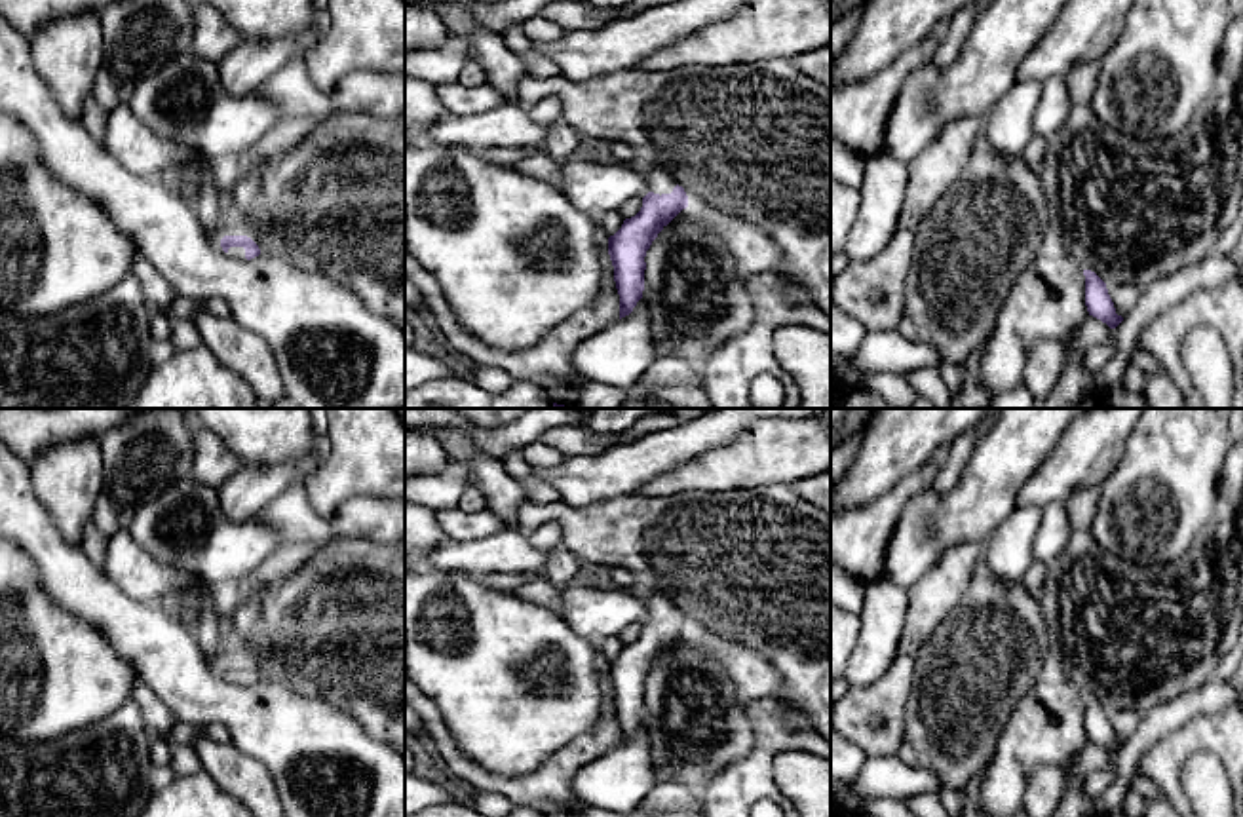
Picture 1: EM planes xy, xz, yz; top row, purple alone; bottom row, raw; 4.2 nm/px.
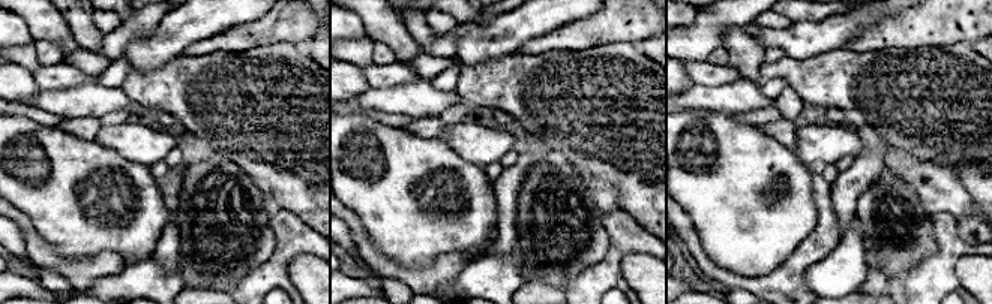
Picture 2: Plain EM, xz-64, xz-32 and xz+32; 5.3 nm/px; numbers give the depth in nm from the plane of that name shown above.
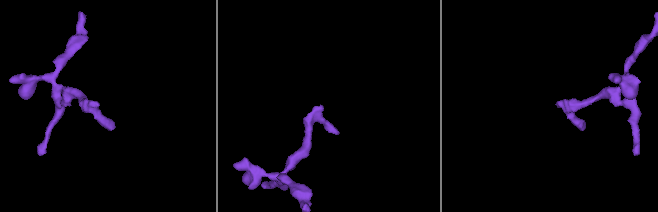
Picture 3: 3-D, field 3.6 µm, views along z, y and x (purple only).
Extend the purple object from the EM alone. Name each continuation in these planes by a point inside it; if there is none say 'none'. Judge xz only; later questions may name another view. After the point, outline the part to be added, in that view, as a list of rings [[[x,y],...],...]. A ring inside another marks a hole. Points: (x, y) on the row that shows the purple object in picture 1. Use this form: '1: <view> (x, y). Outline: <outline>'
1: xz (660, 181). Outline: [[[650,165],[650,173],[648,173],[648,186],[650,192],[654,194],[671,194],[673,188],[677,186],[675,179],[660,165]]]

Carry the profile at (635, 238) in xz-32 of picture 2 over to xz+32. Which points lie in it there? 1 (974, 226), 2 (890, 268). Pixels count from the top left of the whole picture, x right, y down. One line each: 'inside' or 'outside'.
1: outside
2: inside

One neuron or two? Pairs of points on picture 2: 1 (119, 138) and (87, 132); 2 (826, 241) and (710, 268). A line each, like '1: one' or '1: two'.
1: two
2: one

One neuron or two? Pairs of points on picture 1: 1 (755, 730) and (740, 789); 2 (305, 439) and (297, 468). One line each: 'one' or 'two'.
1: one
2: two

